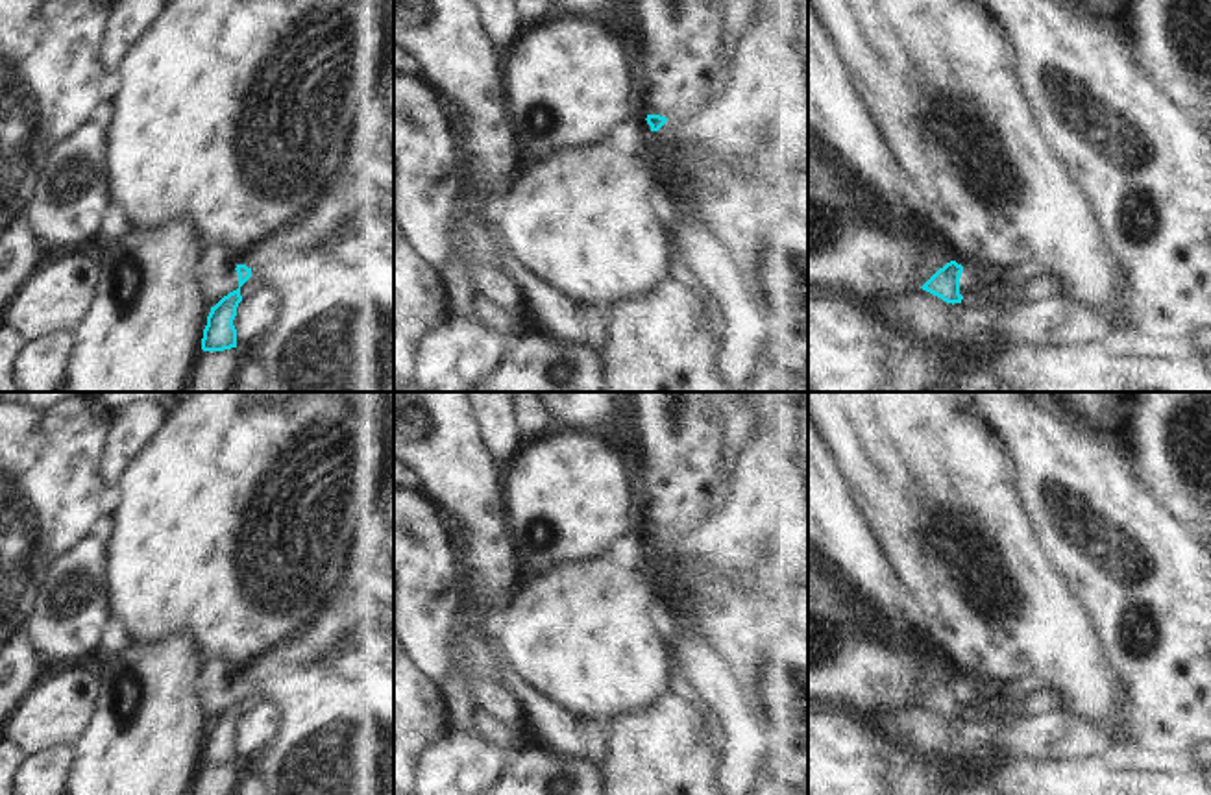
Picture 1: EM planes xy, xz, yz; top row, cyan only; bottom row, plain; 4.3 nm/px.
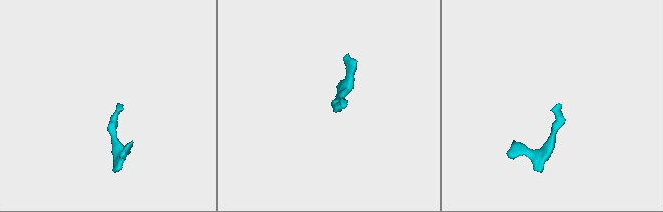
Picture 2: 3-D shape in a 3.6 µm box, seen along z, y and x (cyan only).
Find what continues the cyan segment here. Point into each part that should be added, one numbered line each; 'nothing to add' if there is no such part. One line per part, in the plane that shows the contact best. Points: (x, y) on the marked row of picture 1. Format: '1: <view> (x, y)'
1: xz (760, 217)

